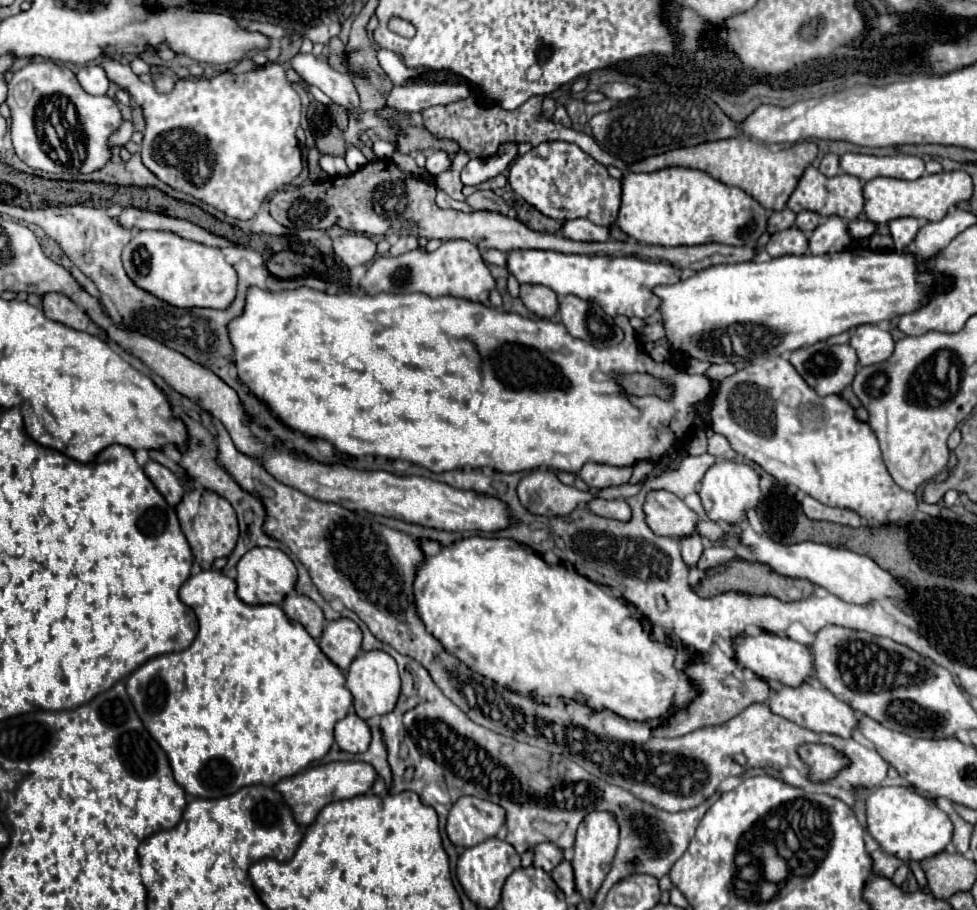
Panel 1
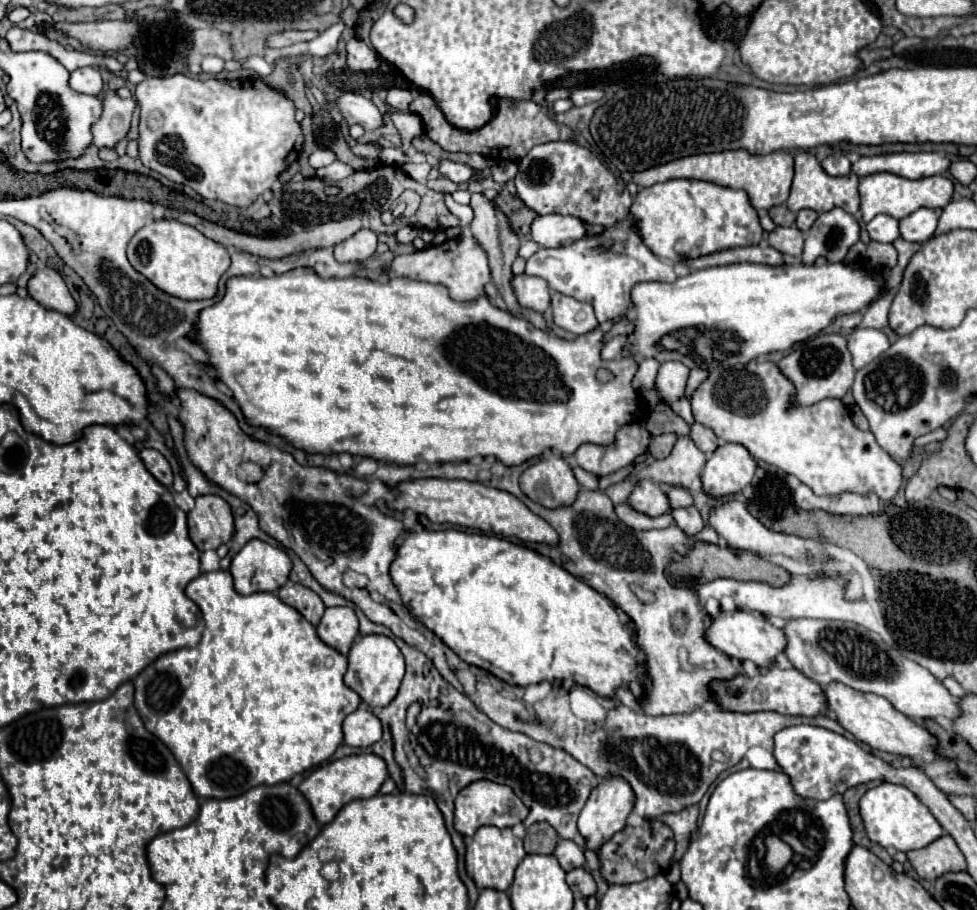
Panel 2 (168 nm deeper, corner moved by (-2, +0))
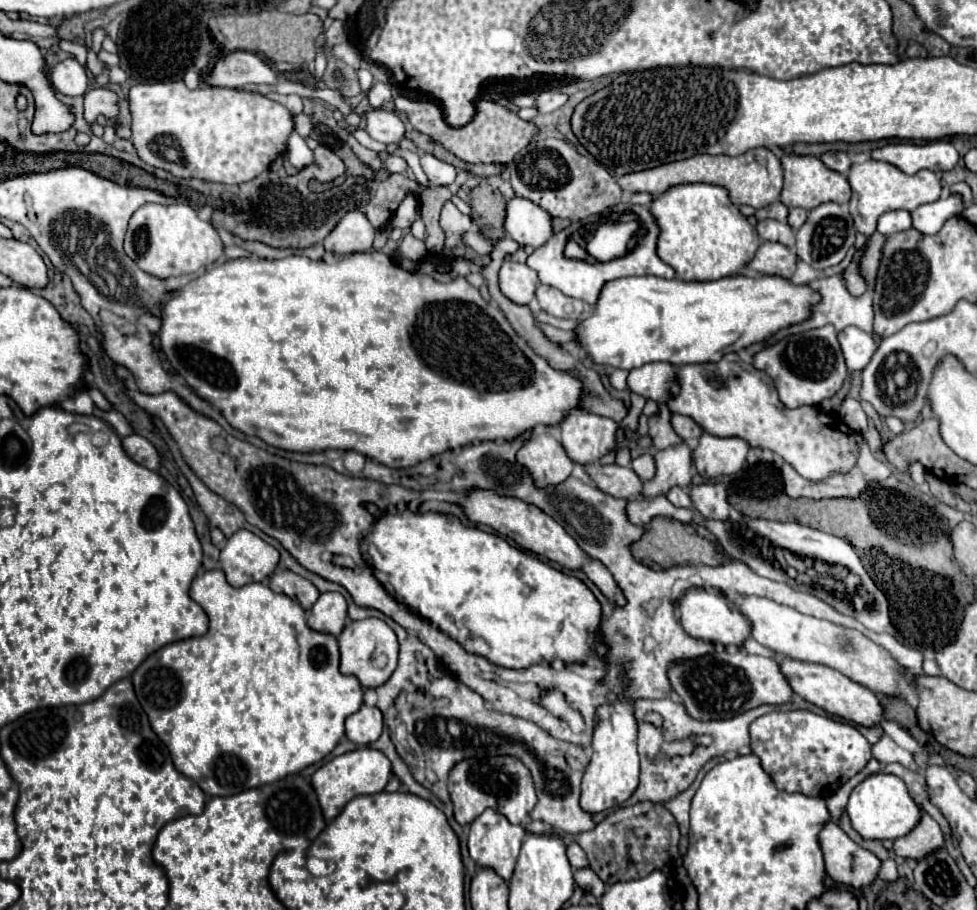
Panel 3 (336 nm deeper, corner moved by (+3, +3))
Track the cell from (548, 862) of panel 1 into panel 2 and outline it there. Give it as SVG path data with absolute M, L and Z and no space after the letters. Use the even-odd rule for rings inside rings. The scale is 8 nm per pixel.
M560 840L552 852L560 864L562 870L572 870L572 868L580 868L584 866L586 858L584 858L584 850L580 846L576 846L572 840Z

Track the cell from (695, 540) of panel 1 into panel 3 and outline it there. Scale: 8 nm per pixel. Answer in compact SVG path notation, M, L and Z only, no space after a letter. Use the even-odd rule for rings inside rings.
M671 487L667 493L667 499L679 507L691 507L691 499L683 487Z

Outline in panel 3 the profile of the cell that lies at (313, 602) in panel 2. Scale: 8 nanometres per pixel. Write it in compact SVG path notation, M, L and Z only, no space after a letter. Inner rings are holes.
M281 571L281 573L273 573L267 581L267 585L277 591L277 593L285 593L291 599L295 599L303 609L311 609L311 605L319 599L319 591L315 589L315 585L307 579L303 579L301 575L293 573L293 571Z

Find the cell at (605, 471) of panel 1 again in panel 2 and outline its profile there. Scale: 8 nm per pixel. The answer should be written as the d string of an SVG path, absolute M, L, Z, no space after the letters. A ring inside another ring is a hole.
M642 424L626 426L618 432L616 442L610 446L596 446L596 444L582 444L574 458L578 466L586 472L604 478L612 472L618 472L634 462L636 456L646 452L650 442L650 432Z

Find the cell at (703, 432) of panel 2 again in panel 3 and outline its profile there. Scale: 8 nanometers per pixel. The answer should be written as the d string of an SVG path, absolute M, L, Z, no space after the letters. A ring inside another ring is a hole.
M673 413L673 415L671 415L671 425L673 425L675 433L677 433L683 441L695 441L695 439L699 439L699 433L703 433L703 429L701 429L691 417L685 417L685 415Z

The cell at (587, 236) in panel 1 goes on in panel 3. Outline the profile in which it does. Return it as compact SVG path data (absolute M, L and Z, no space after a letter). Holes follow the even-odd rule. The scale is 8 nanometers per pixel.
M511 197L505 205L503 229L519 245L539 247L553 235L551 215L525 197Z

